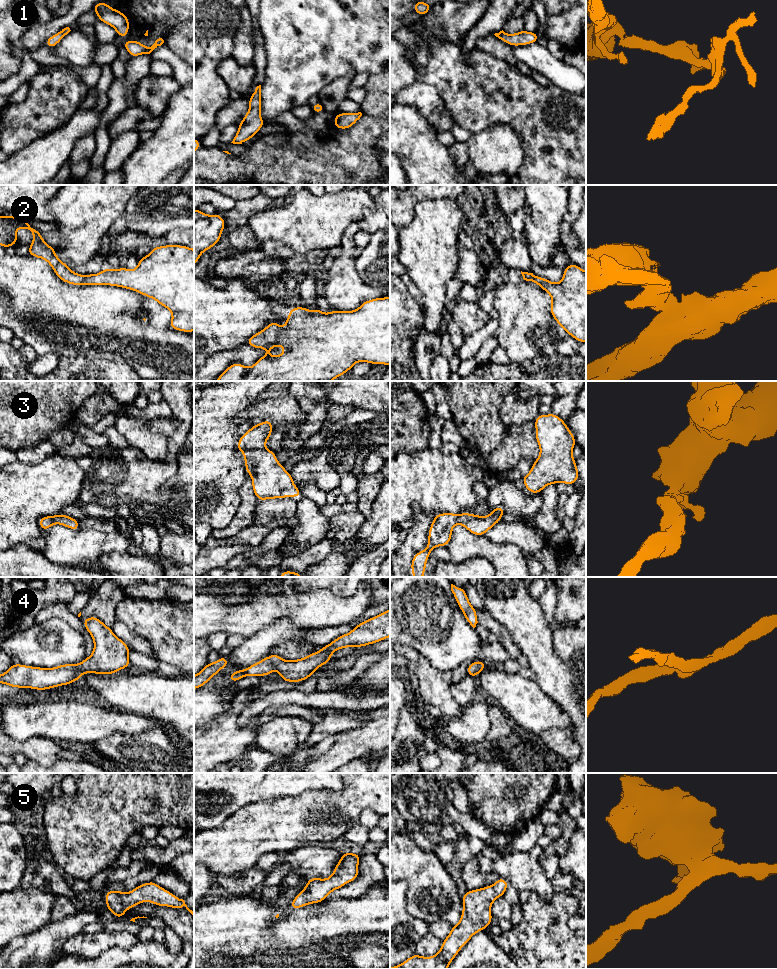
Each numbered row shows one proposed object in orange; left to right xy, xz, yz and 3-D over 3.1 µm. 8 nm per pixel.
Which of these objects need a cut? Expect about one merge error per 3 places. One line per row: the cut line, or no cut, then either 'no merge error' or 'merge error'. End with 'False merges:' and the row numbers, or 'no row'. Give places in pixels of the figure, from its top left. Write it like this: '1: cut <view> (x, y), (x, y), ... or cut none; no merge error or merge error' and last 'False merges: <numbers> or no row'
1: cut none; no merge error
2: cut none; no merge error
3: cut none; no merge error
4: cut none; no merge error
5: cut none; no merge error
False merges: no row

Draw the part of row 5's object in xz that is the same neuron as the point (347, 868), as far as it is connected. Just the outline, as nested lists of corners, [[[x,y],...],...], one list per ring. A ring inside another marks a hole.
[[[342,852],[332,875],[326,879],[311,877],[304,889],[292,900],[290,908],[298,909],[309,904],[321,903],[332,891],[356,880],[359,875],[360,856],[358,853]]]

